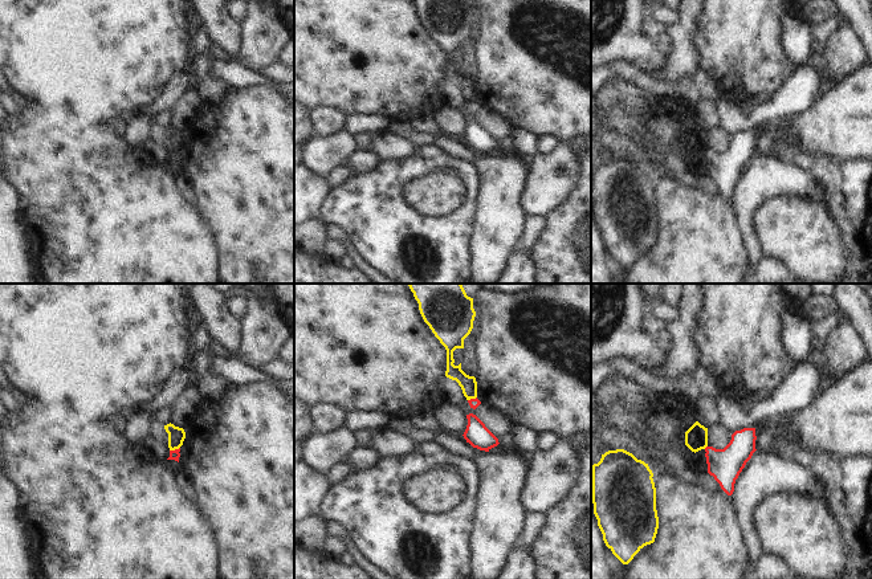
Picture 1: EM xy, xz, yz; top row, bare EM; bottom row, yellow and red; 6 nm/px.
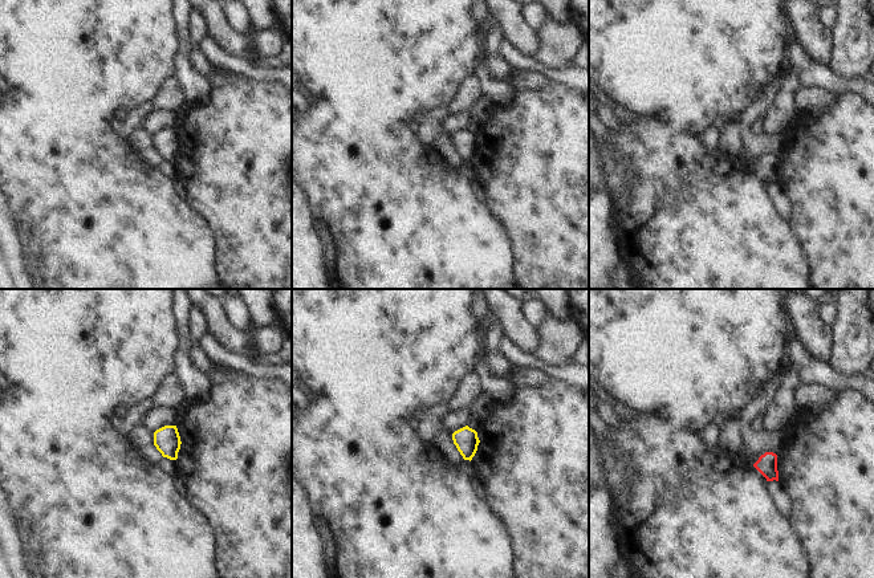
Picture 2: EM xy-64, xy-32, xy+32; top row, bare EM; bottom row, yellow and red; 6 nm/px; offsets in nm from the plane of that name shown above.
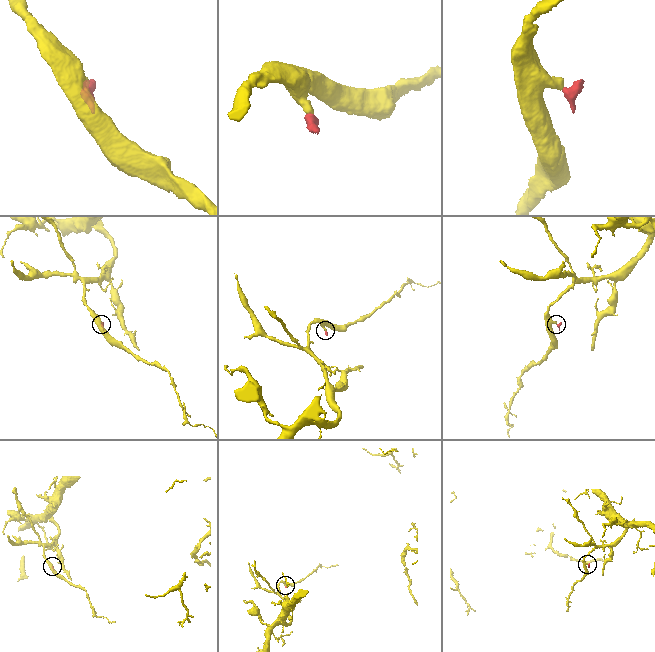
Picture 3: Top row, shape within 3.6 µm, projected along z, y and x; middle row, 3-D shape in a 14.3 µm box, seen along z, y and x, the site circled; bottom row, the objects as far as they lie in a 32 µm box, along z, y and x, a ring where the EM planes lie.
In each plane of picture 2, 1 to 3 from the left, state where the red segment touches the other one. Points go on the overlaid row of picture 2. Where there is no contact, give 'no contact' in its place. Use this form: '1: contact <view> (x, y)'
1: no contact
2: no contact
3: no contact

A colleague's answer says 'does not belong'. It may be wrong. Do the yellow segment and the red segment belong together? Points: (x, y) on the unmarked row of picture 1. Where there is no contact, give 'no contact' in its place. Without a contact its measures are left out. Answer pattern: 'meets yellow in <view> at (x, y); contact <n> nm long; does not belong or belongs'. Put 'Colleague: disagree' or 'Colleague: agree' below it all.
meets yellow in xy at (174, 153); contact 70 nm long; does not belong
Colleague: agree

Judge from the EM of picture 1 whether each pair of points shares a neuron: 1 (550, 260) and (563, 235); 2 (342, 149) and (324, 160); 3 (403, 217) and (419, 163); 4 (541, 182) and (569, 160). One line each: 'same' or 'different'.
1: same
2: same
3: same
4: same

